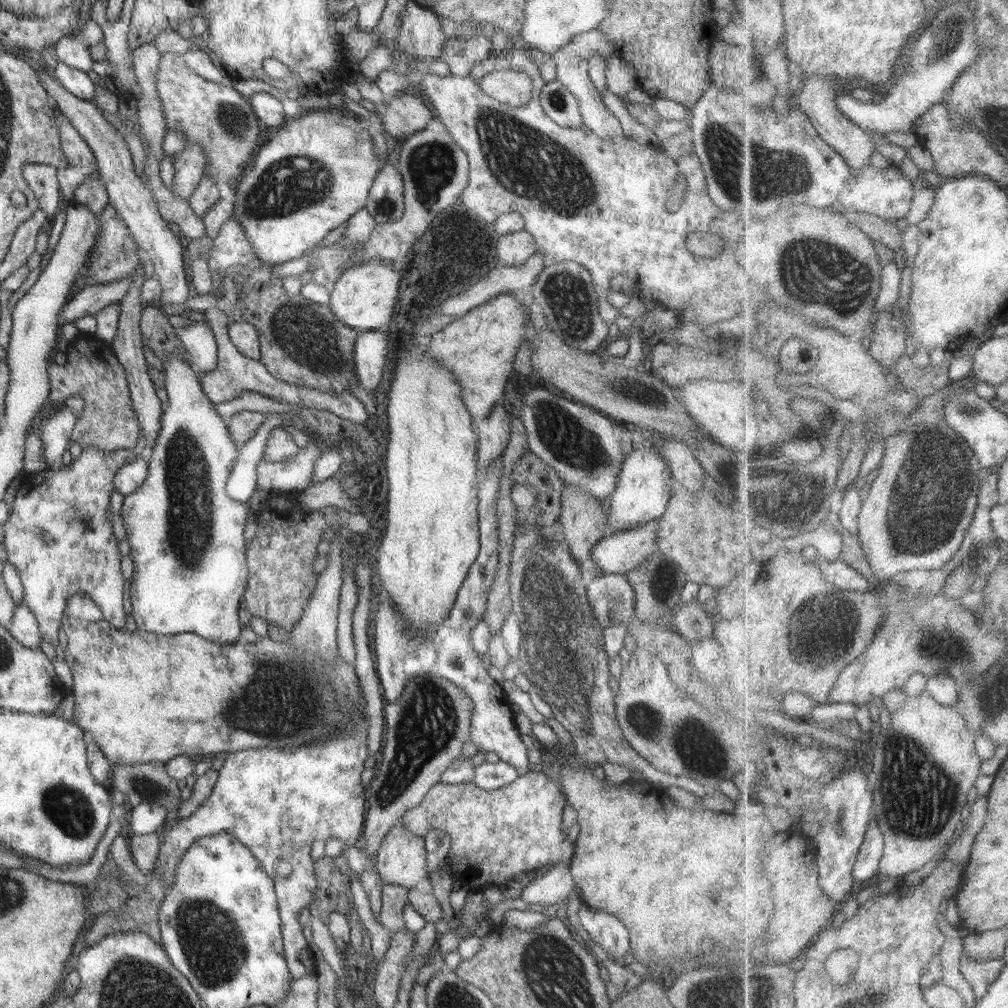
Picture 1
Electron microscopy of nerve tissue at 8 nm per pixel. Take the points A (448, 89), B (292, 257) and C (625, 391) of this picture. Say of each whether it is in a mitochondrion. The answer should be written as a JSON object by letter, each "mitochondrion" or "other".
{"A":"other","B":"other","C":"mitochondrion"}

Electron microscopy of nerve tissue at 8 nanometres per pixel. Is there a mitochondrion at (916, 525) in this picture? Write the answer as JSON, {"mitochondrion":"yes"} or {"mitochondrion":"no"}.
{"mitochondrion":"yes"}

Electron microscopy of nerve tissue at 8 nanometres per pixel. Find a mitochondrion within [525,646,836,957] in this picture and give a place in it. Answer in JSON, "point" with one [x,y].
{"point":[701,757]}

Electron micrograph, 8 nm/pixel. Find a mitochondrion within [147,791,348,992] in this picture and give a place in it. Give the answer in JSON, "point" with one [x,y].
{"point":[215,948]}

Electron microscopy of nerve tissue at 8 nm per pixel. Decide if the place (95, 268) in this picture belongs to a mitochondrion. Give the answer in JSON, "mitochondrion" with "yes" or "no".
{"mitochondrion":"yes"}

